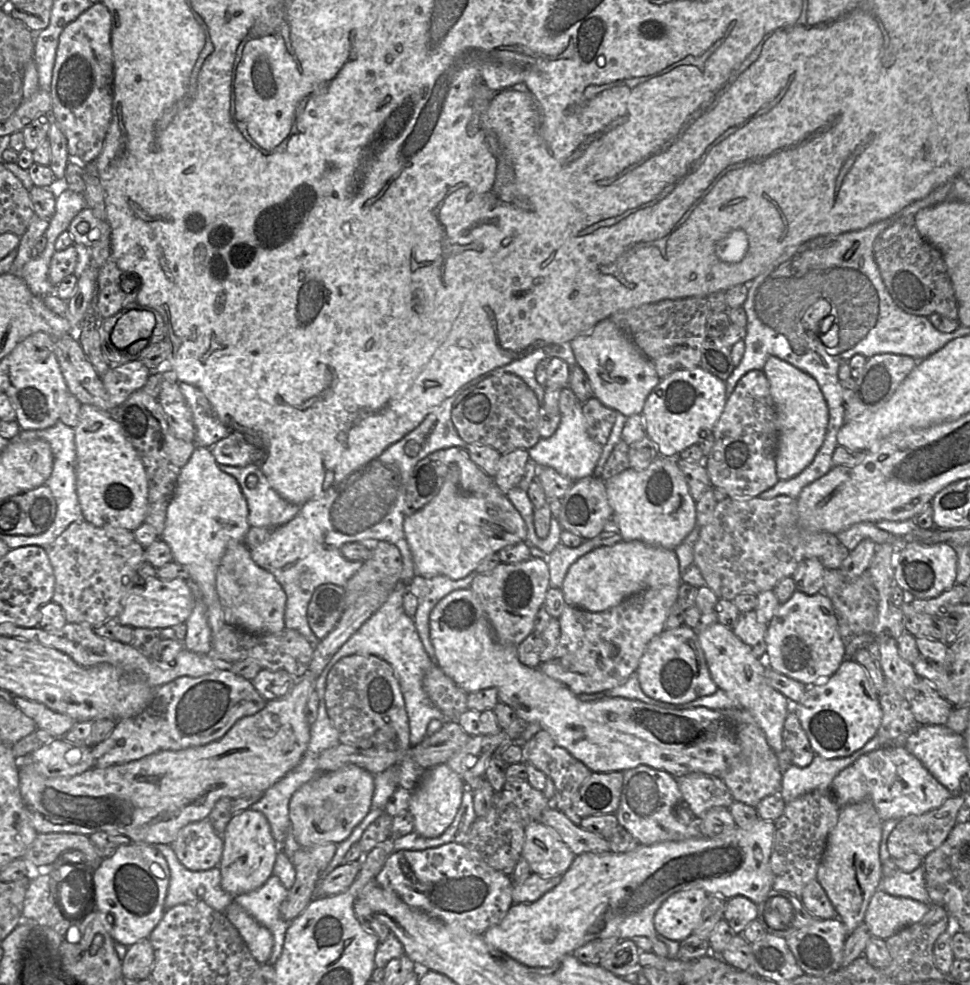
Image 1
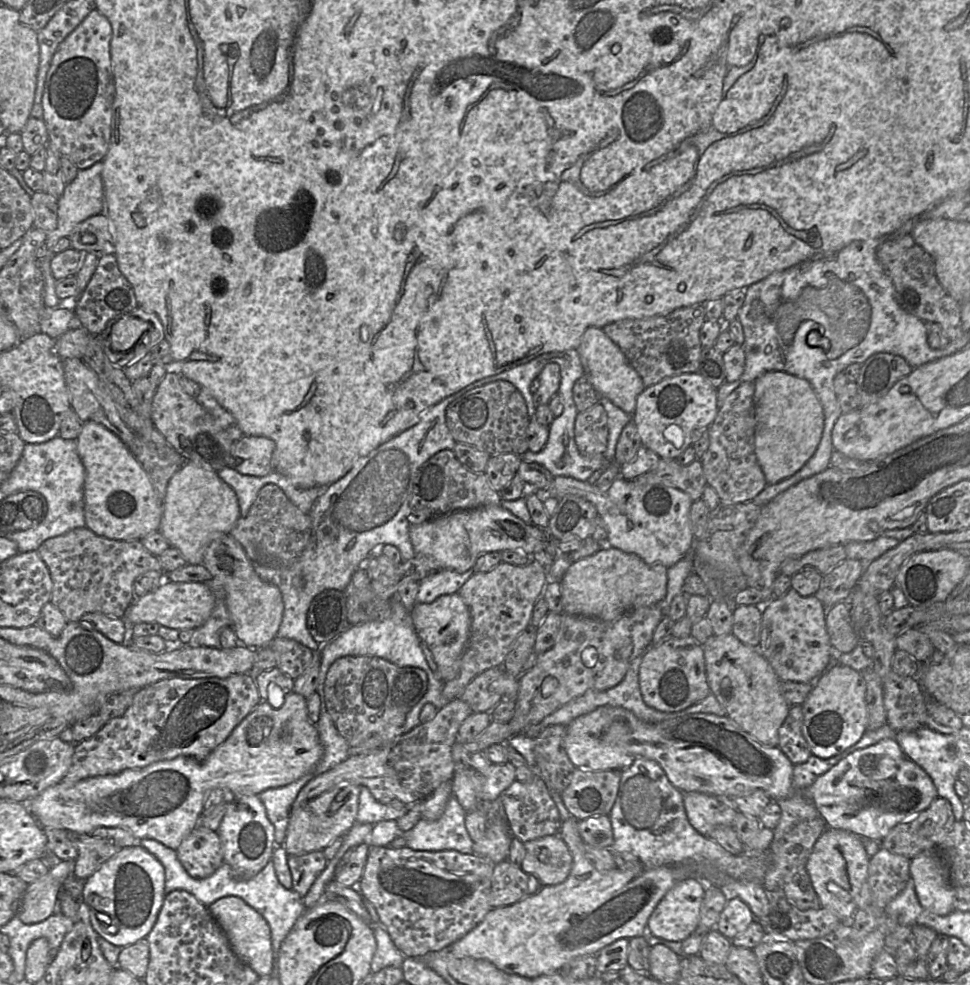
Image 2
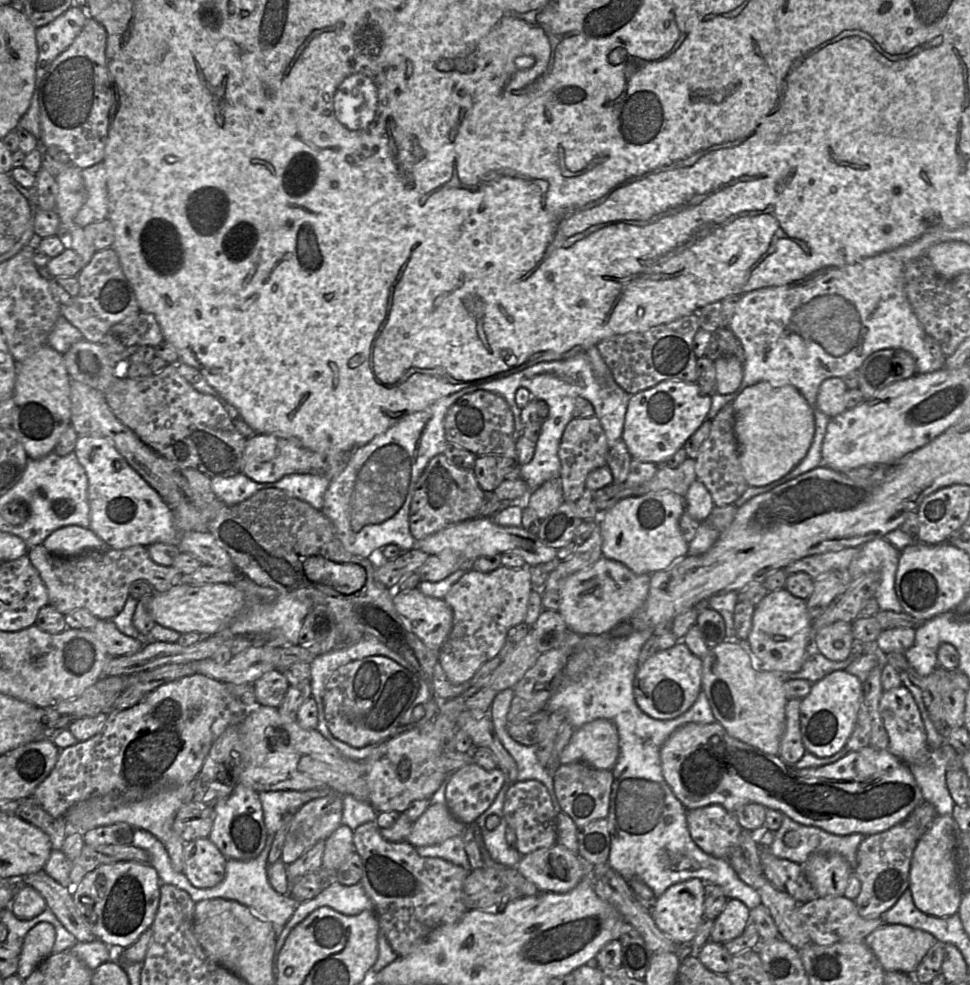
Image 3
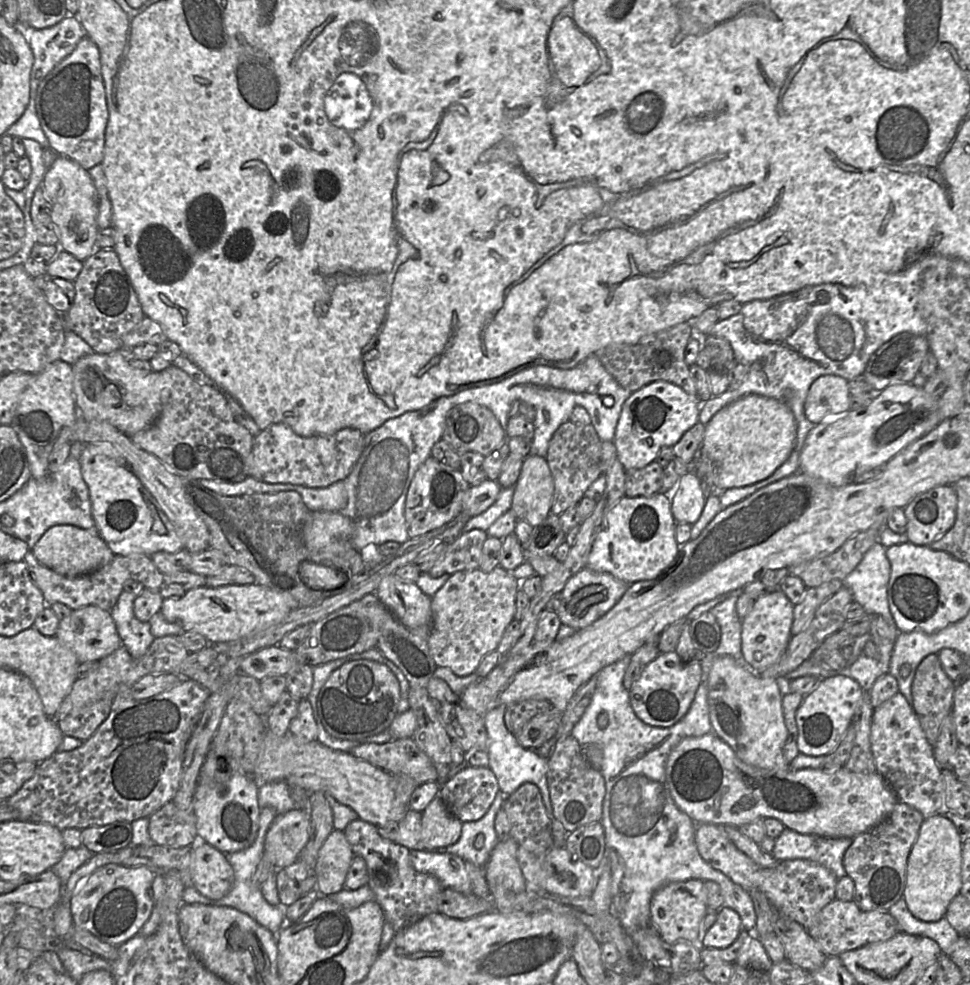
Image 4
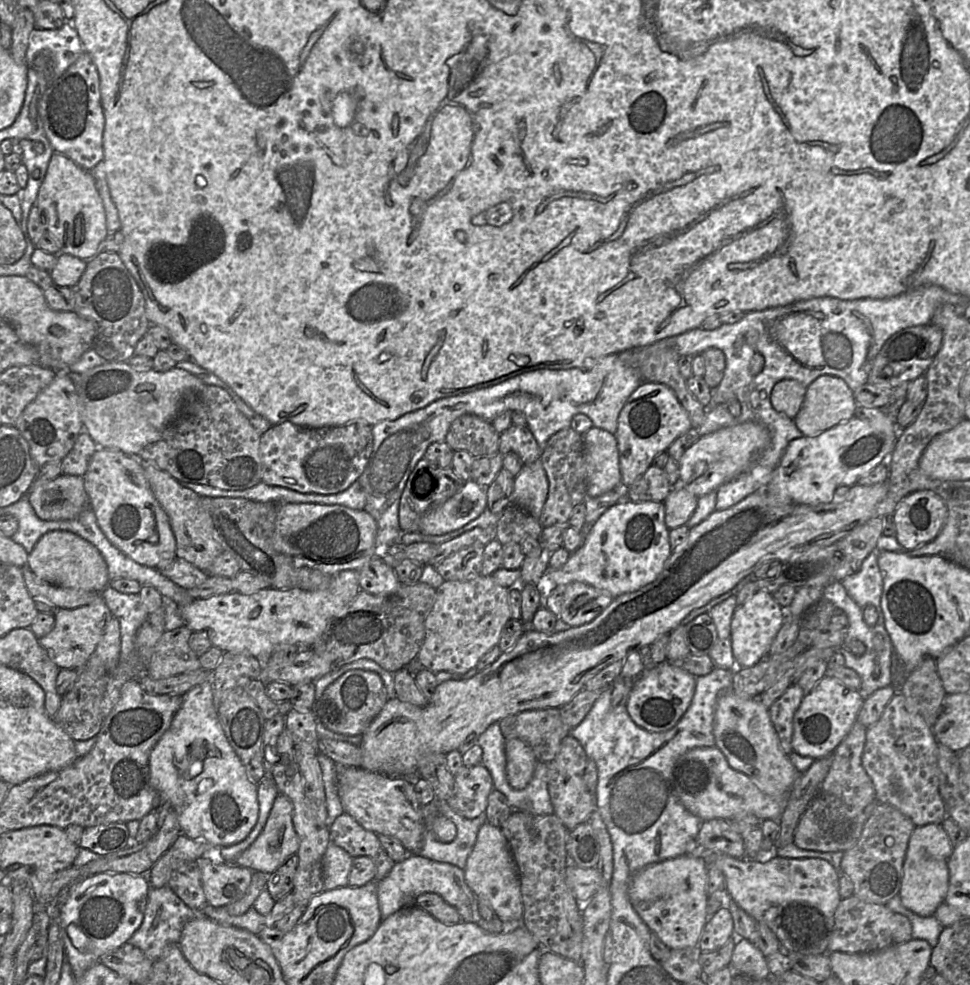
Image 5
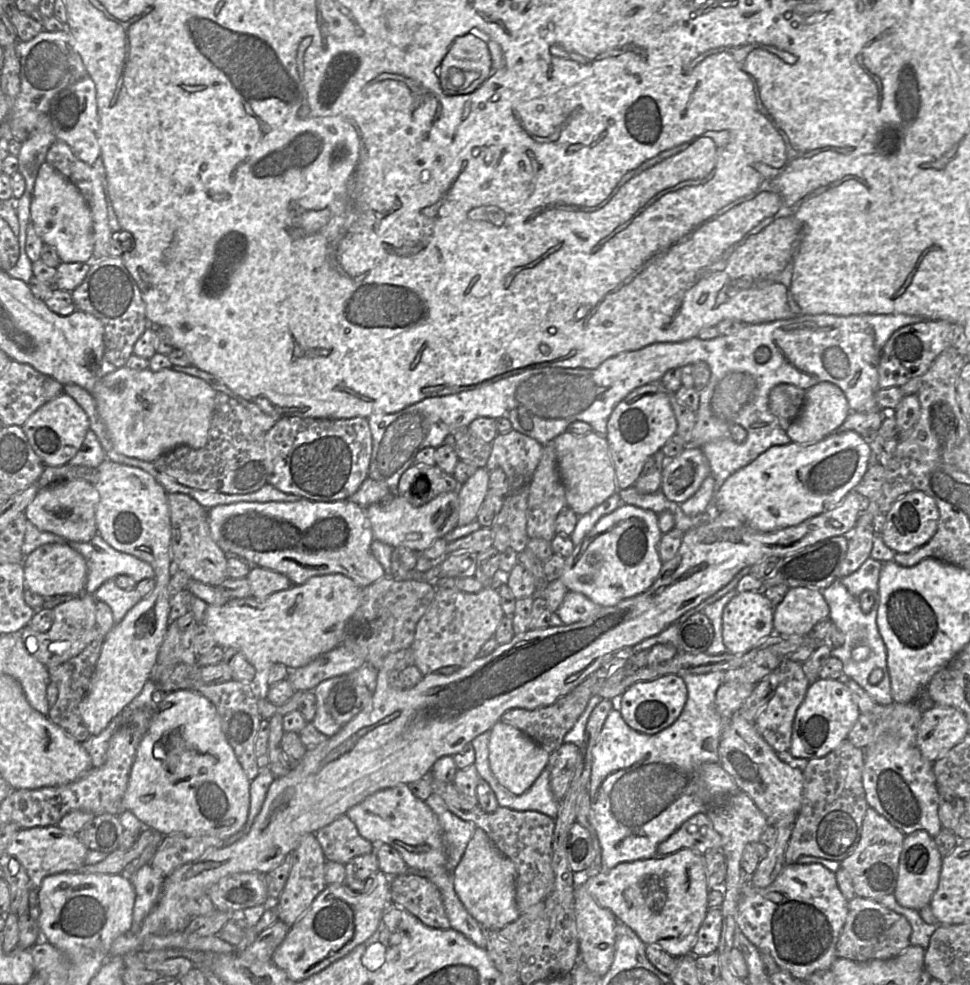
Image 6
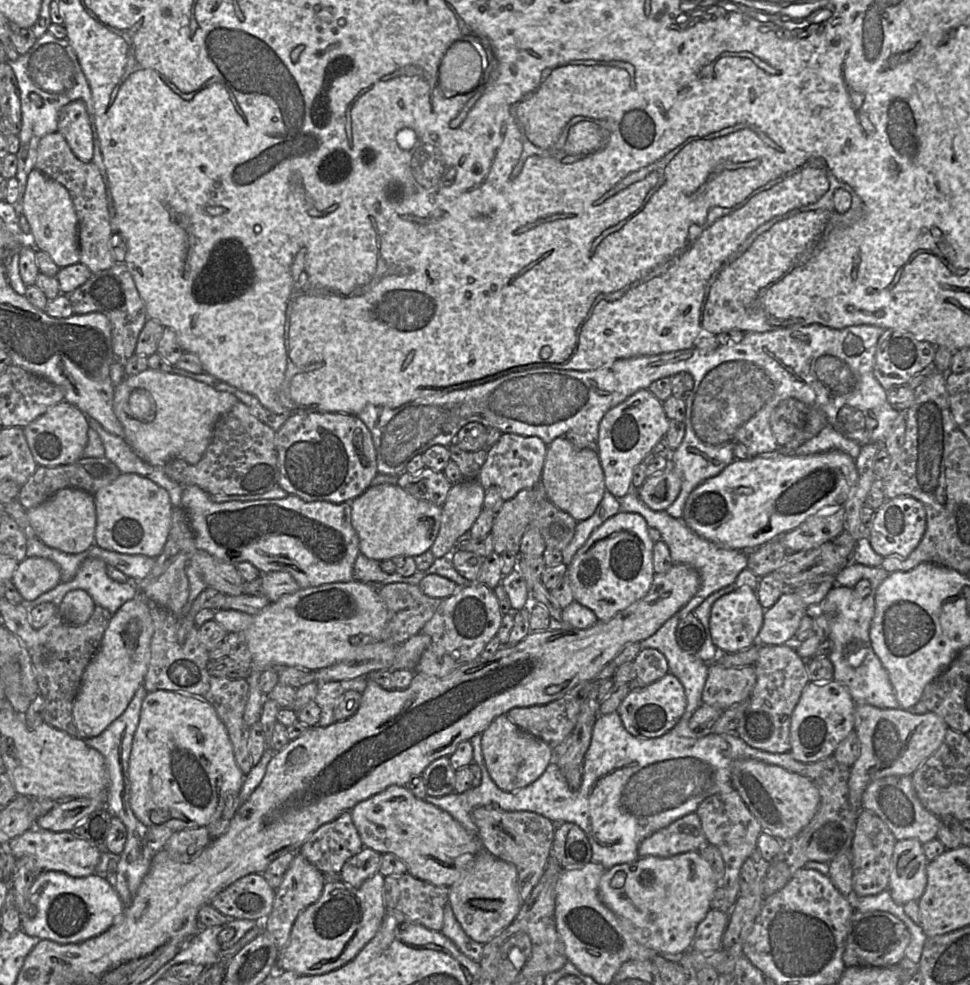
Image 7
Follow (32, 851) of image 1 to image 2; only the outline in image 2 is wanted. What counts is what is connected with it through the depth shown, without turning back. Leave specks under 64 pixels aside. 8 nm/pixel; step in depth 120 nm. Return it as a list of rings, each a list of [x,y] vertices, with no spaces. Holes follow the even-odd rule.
[[[68,832],[68,838],[77,850],[73,876],[80,881],[88,879],[104,862],[122,849],[91,834]]]

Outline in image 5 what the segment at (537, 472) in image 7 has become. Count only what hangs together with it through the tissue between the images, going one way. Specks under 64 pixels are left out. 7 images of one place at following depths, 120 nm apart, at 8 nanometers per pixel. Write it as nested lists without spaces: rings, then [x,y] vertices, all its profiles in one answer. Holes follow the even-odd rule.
[[[513,424],[500,433],[498,452],[502,455],[514,452],[524,464],[540,459],[542,454],[542,450],[528,427]]]

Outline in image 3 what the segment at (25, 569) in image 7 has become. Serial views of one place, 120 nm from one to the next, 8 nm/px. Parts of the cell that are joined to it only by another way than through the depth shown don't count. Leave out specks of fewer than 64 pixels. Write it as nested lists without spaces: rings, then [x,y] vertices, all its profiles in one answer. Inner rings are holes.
[[[77,525],[53,531],[42,544],[49,552],[62,557],[73,557],[87,551],[104,551],[110,548],[89,527]]]

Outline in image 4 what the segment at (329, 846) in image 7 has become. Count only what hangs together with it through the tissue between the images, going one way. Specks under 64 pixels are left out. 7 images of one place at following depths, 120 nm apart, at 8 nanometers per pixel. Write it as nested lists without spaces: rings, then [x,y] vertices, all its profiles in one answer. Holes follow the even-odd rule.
[[[359,818],[351,821],[343,831],[354,854],[364,858],[368,872],[367,884],[384,912],[385,921],[391,924],[395,933],[437,912],[438,898],[444,887],[435,876],[414,869],[411,851],[407,847],[381,837],[377,826]]]

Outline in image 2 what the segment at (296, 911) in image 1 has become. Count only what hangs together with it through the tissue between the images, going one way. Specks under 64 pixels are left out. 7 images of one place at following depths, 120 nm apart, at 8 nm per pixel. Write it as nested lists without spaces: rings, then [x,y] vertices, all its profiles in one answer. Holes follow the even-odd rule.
[[[322,850],[300,855],[289,855],[288,866],[292,876],[292,890],[305,897],[317,876],[324,870],[328,860]]]

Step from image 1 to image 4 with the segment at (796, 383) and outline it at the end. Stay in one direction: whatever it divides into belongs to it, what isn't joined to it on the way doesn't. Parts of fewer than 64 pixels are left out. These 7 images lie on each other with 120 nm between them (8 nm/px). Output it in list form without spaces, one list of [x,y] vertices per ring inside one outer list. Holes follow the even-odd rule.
[[[749,394],[734,402],[726,405],[714,417],[706,424],[702,445],[699,450],[698,457],[707,457],[710,461],[717,463],[717,479],[714,486],[718,491],[725,491],[730,488],[744,487],[755,484],[771,476],[774,471],[781,466],[790,456],[794,449],[797,438],[797,424],[792,410],[786,405],[786,403],[774,398],[769,398],[757,394]]]

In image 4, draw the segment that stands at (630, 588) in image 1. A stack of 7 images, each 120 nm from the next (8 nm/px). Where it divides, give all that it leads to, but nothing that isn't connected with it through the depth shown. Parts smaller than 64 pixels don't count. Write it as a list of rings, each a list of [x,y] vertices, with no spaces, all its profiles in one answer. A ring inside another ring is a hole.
[[[584,568],[565,585],[561,592],[561,602],[556,613],[562,624],[575,630],[584,629],[609,612],[629,587],[628,583],[616,579],[611,574]]]

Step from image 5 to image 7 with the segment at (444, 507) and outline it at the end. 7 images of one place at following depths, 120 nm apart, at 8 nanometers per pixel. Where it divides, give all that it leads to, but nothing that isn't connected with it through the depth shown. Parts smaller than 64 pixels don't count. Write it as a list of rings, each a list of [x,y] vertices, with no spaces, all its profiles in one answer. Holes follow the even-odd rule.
[[[397,484],[370,486],[350,504],[360,553],[369,559],[383,561],[395,556],[419,556],[430,550],[440,528],[442,507],[415,499]]]

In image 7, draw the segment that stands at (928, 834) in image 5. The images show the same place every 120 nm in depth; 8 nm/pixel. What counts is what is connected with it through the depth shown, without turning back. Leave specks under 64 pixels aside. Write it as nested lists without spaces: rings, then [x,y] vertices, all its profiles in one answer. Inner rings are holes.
[[[897,840],[888,885],[888,890],[897,904],[904,905],[921,898],[927,885],[928,863],[919,840]]]

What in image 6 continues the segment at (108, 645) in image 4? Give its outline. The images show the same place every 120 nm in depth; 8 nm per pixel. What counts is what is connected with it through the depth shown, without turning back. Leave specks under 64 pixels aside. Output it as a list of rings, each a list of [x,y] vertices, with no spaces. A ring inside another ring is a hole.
[[[83,593],[73,596],[53,608],[53,623],[46,632],[38,632],[28,624],[20,632],[26,641],[29,637],[36,638],[38,648],[31,653],[47,668],[64,663],[78,655],[93,639],[93,627],[96,624],[96,602],[93,594]]]

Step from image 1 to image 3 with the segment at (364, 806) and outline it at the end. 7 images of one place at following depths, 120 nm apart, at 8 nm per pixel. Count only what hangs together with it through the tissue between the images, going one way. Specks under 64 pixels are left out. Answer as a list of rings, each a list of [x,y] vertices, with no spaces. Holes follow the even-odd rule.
[[[332,792],[321,798],[305,803],[293,815],[285,838],[280,860],[288,865],[320,840],[326,840],[342,823],[342,795]]]

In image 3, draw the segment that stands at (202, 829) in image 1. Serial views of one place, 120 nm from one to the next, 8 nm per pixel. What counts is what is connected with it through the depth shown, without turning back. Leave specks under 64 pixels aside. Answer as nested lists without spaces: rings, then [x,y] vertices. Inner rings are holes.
[[[198,838],[185,843],[183,873],[198,889],[212,888],[226,875],[226,856],[208,838]]]

